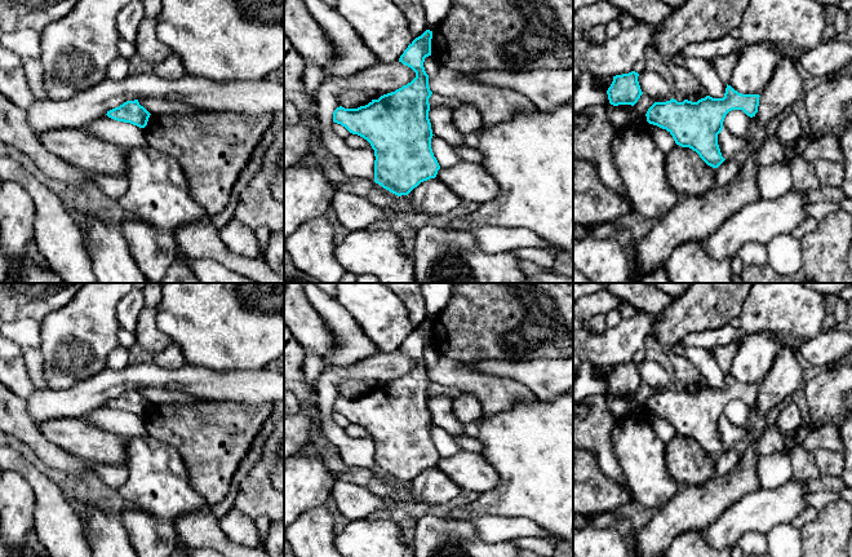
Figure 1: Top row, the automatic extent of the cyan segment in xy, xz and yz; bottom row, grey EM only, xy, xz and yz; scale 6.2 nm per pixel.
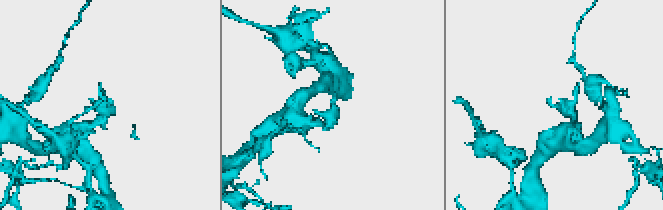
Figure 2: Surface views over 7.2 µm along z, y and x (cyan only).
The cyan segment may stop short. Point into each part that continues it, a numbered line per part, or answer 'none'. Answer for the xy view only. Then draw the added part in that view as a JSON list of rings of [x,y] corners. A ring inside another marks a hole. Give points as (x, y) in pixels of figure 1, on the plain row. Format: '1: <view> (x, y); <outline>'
none

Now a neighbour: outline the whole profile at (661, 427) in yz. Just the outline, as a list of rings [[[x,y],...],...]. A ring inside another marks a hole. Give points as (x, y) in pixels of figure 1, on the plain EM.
[[[648,414],[647,420],[651,424],[653,432],[665,443],[670,442],[676,436],[673,425],[666,419],[662,419],[662,417],[653,415],[653,414]]]

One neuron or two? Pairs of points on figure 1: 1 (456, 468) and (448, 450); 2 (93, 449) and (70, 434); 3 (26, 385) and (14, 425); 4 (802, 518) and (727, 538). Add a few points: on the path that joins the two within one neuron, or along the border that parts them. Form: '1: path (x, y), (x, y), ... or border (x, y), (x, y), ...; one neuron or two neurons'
1: border (461, 450), (452, 455), (440, 456); two neurons
2: path (88, 443), (75, 436); one neuron
3: border (13, 392), (25, 401); two neurons
4: border (810, 505), (789, 522); two neurons

